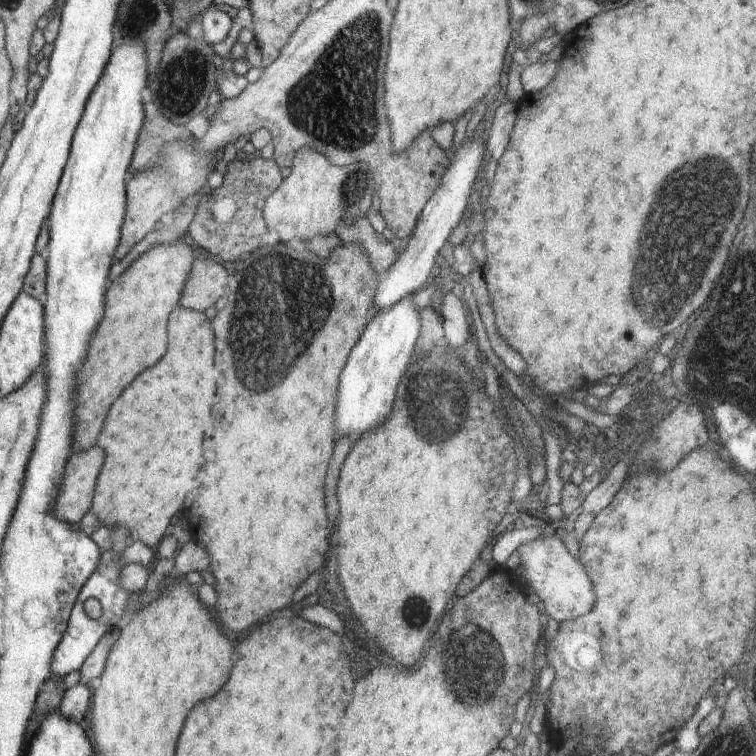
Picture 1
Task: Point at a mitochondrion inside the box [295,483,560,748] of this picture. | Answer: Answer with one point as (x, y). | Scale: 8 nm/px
(483, 645)

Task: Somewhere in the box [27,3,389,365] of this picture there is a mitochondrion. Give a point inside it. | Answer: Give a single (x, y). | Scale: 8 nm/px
(317, 104)

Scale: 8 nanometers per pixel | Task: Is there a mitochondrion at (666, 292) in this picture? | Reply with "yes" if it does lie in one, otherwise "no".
yes

